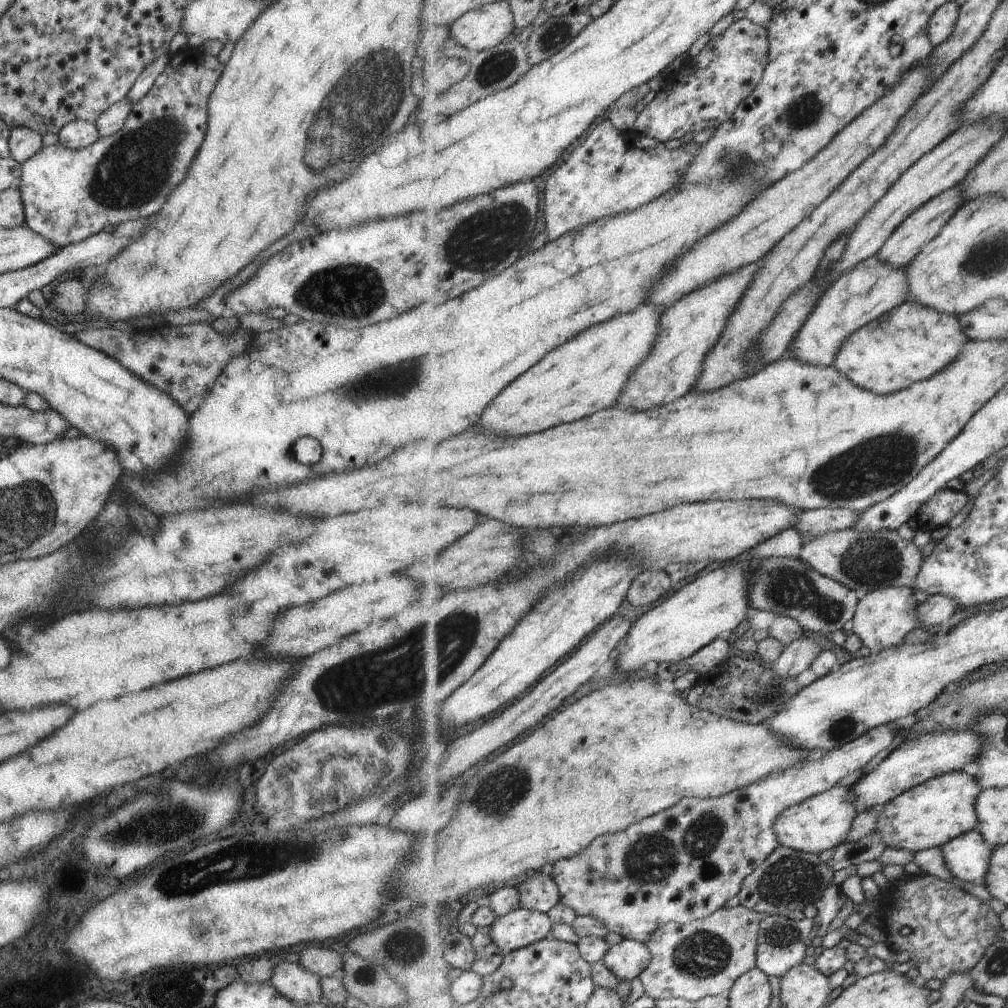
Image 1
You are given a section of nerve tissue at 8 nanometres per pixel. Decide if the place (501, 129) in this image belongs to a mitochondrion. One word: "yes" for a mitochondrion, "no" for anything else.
no

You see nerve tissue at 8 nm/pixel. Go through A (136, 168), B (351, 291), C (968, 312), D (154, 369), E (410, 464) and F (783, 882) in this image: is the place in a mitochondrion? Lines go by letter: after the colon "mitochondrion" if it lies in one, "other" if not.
A: mitochondrion
B: mitochondrion
C: other
D: other
E: other
F: mitochondrion

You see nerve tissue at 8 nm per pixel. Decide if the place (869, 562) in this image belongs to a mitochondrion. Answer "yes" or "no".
yes

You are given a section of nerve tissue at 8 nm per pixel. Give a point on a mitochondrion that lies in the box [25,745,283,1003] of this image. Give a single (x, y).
(180, 819)

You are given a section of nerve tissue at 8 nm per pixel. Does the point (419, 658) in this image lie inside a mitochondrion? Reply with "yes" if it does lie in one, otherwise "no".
yes

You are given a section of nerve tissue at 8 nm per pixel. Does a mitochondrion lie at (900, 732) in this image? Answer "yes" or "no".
no

